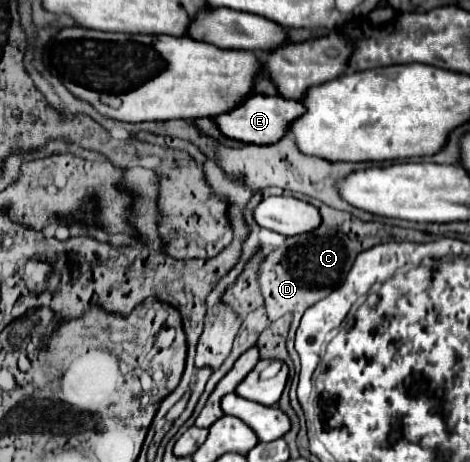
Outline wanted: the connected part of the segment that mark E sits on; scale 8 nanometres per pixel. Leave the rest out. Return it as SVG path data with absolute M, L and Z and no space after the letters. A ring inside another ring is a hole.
M249 95L245 101L241 101L235 109L217 115L215 125L219 127L219 131L229 137L229 139L237 139L243 143L257 143L257 145L271 145L277 139L281 139L287 131L287 125L293 121L293 117L297 119L301 113L305 111L305 107L299 101L291 101L291 99L283 99L279 95L275 97L267 97L267 95Z

